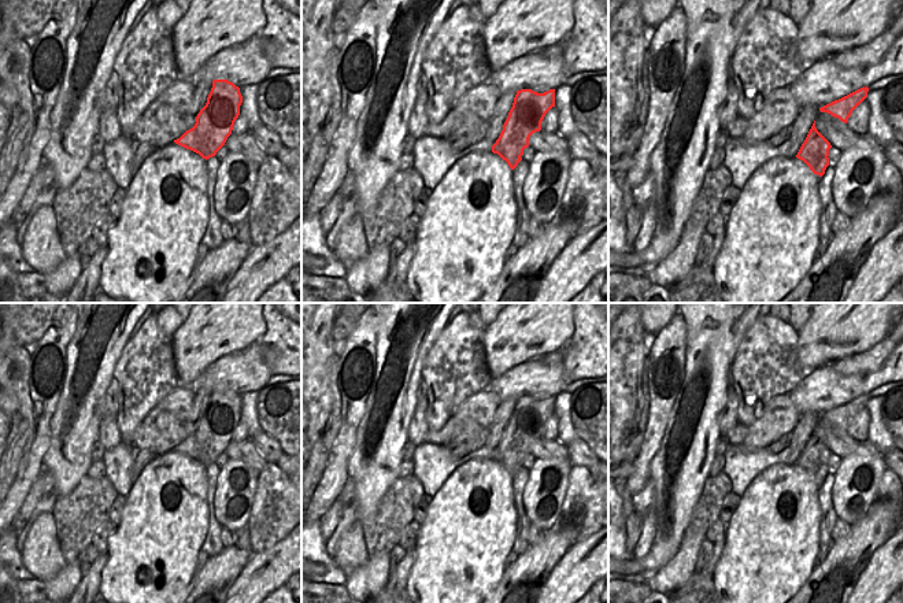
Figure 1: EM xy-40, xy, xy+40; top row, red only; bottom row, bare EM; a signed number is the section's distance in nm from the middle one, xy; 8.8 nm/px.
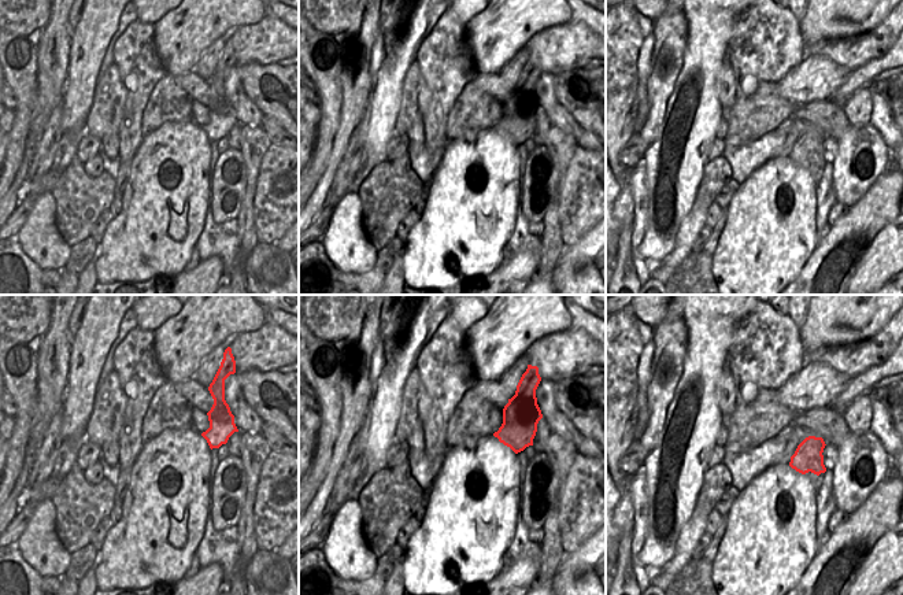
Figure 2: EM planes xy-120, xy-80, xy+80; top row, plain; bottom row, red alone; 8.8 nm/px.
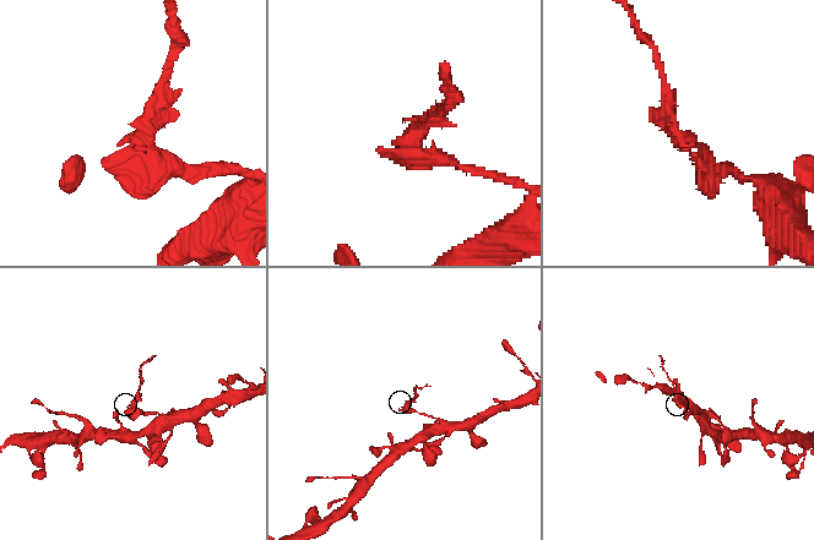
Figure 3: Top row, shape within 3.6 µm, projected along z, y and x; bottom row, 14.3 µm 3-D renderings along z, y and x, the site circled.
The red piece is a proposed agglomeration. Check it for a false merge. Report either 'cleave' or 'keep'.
cleave

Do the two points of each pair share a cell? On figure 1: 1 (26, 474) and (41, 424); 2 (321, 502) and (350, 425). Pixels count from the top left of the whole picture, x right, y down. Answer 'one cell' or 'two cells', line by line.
1: one cell
2: one cell

